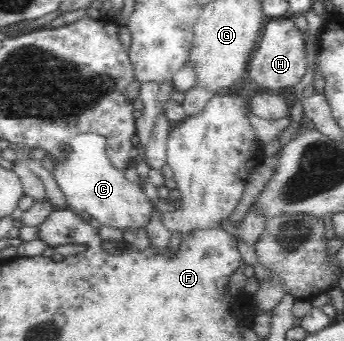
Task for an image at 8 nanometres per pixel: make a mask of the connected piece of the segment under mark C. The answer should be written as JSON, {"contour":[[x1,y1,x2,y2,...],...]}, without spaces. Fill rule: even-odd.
{"contour":[[80,133,69,141,71,154,65,161,55,163,53,178,65,194,68,210,97,220,101,226,127,230,147,230,156,203,146,197,144,191,124,177,123,170,112,167,106,155,105,137,97,133]]}

